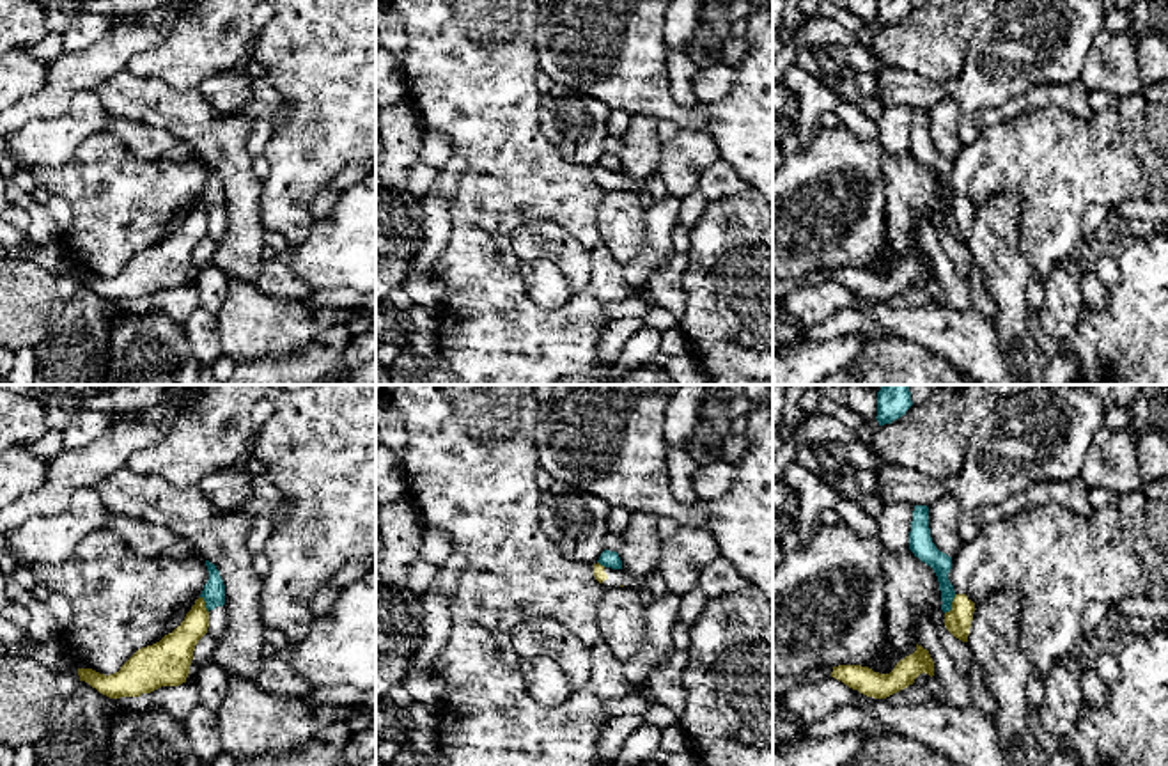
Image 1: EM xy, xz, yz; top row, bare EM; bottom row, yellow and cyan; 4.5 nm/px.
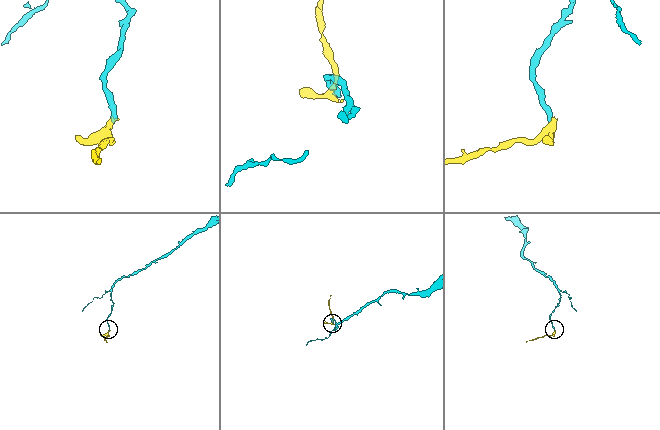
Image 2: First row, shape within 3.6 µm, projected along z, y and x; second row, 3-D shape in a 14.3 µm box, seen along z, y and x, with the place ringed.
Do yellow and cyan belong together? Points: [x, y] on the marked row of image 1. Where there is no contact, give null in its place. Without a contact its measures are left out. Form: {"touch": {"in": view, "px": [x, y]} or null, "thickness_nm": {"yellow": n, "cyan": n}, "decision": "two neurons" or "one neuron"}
{"touch": {"in": "yz", "px": [952, 605]}, "thickness_nm": {"yellow": 120, "cyan": 90}, "decision": "two neurons"}

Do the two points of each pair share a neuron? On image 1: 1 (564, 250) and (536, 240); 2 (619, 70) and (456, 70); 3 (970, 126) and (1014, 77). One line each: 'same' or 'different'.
1: same
2: different
3: same

